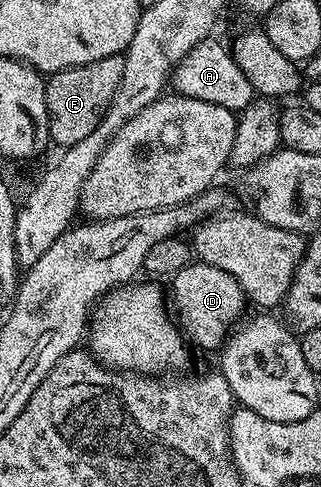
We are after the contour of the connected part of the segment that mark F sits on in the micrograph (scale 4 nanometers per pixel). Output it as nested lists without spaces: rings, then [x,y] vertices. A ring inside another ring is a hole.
[[[117,56],[97,59],[97,63],[85,63],[81,67],[50,74],[46,83],[51,141],[59,144],[59,147],[66,147],[73,143],[81,143],[85,135],[93,135],[93,131],[107,114],[109,103],[113,103],[117,83],[121,83],[124,71],[122,56]]]

